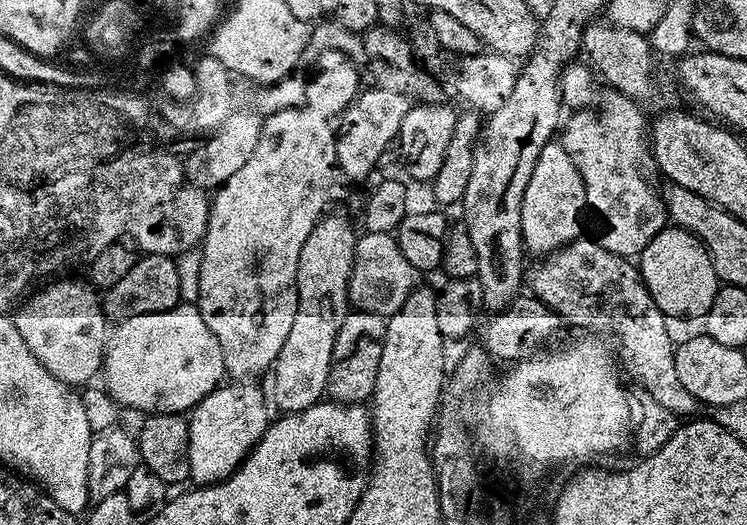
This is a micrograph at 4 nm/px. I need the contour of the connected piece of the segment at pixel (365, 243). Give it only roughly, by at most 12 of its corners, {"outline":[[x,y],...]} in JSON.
{"outline":[[393,233],[357,239],[348,299],[392,316],[421,273]]}

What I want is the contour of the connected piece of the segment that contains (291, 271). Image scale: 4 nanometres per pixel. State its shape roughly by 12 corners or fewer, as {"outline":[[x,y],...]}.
{"outline":[[315,59],[215,189],[198,307],[228,381],[187,417],[190,480],[268,429],[256,379],[298,314],[298,254],[348,192],[353,59]]}

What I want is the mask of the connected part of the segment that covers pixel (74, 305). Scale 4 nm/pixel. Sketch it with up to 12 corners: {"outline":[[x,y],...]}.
{"outline":[[91,283],[15,309],[22,342],[64,384],[97,379],[110,320]]}

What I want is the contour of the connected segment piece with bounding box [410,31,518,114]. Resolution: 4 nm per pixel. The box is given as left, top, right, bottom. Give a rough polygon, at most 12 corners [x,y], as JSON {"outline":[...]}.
{"outline":[[427,31],[412,51],[481,114],[514,90],[518,64],[491,50],[450,54]]}

